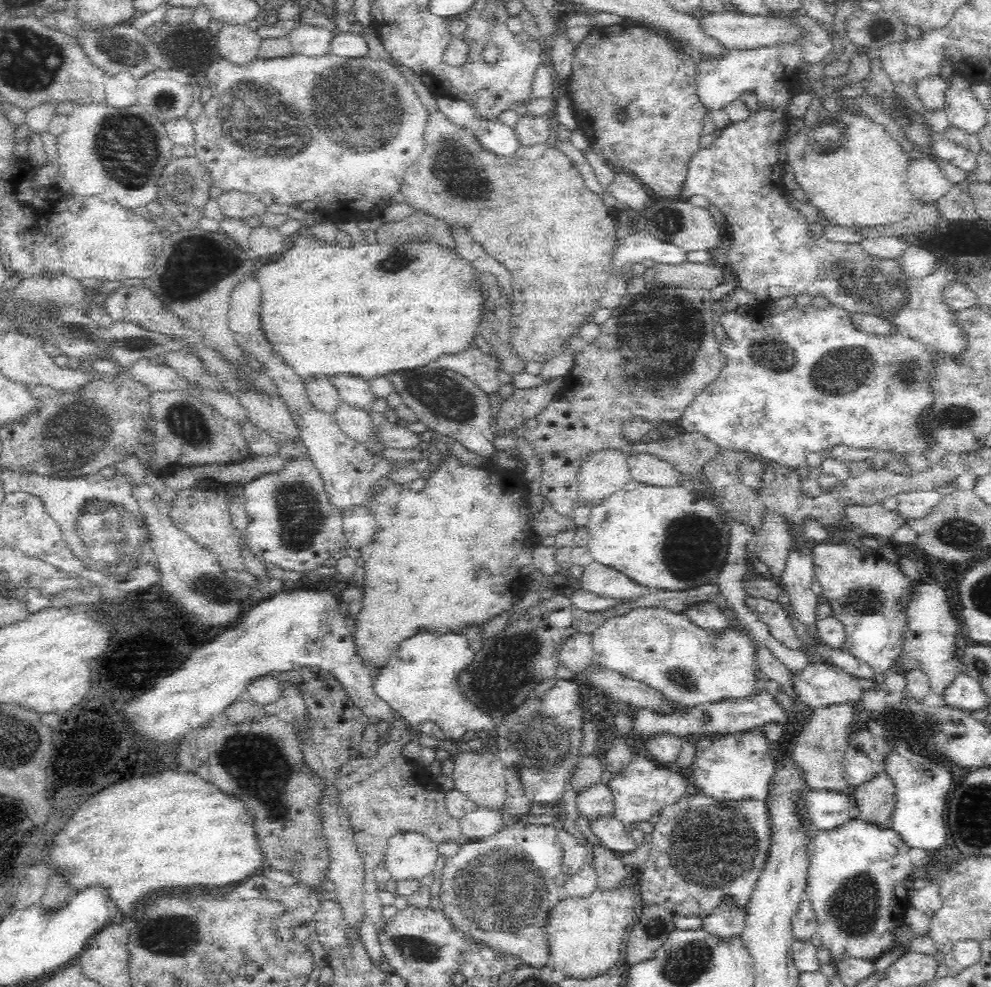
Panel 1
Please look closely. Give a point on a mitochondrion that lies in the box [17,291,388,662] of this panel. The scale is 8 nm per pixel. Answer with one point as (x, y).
(112, 538)

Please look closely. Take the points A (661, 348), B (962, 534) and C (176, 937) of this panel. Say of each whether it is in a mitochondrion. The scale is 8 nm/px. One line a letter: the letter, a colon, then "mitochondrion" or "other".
A: mitochondrion
B: mitochondrion
C: mitochondrion

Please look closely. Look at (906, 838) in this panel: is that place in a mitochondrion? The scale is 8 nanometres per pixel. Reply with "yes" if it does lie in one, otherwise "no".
no

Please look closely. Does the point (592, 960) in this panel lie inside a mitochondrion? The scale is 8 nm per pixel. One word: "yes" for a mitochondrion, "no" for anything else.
no

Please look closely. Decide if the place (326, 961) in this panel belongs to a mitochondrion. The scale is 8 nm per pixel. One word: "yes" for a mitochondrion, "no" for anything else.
no

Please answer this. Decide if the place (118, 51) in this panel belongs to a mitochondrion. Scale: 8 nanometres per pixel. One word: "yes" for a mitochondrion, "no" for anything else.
yes

